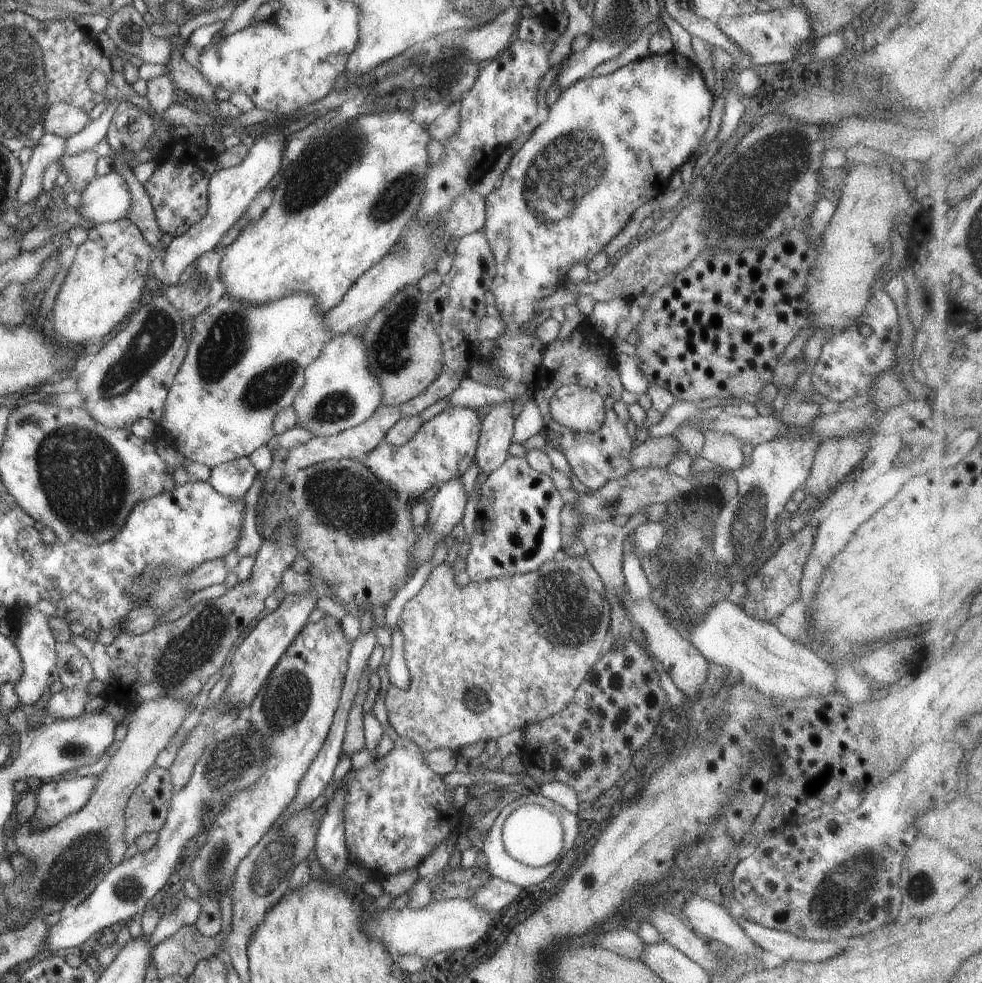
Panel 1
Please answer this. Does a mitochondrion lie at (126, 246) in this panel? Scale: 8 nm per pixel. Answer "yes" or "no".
no

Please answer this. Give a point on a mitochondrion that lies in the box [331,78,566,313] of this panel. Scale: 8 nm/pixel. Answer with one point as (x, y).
(399, 194)

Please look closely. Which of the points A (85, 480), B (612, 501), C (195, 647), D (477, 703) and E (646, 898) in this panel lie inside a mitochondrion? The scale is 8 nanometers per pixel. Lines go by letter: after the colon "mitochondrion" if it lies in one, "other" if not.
A: mitochondrion
B: mitochondrion
C: mitochondrion
D: mitochondrion
E: other

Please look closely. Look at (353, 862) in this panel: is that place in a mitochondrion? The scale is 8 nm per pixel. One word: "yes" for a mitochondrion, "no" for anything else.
no

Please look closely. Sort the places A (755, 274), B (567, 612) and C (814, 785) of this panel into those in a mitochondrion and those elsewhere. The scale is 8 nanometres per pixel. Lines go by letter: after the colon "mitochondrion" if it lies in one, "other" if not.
A: other
B: mitochondrion
C: other

